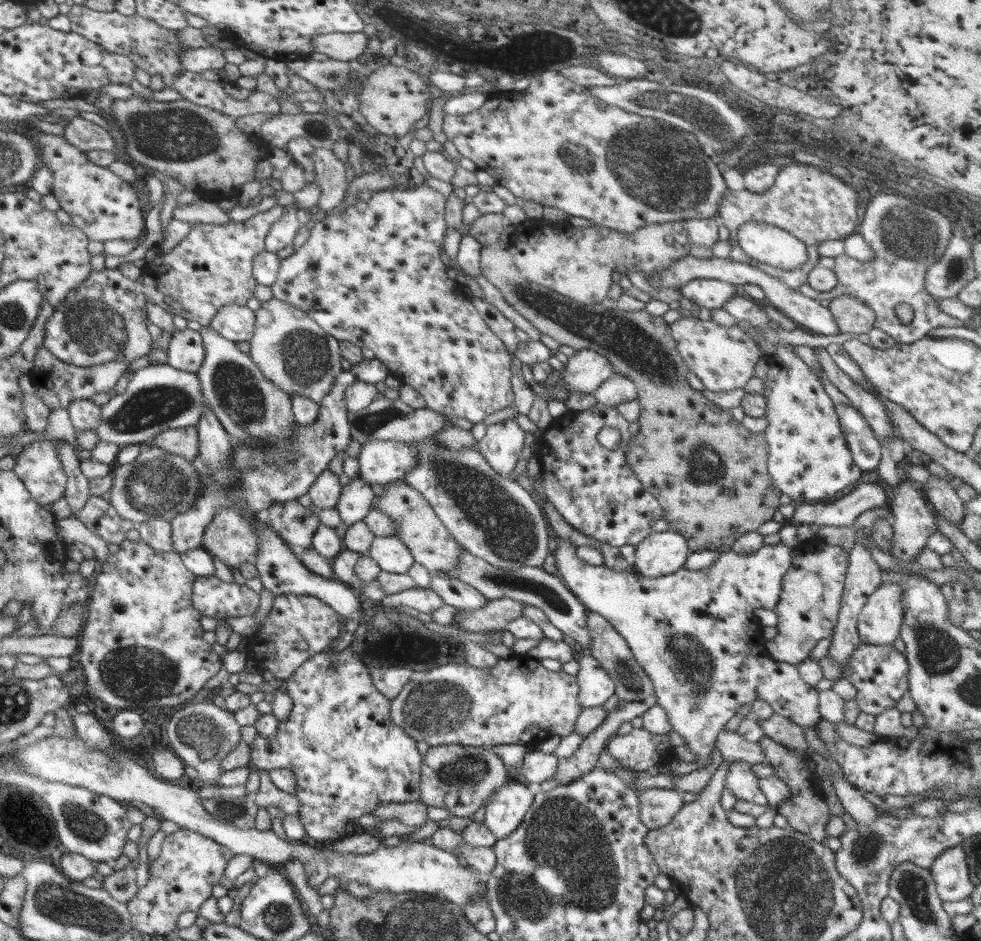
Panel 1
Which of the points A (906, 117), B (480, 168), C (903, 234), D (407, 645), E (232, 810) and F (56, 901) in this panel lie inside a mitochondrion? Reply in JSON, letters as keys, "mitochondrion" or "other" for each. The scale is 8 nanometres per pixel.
{"A":"other","B":"other","C":"mitochondrion","D":"other","E":"mitochondrion","F":"mitochondrion"}

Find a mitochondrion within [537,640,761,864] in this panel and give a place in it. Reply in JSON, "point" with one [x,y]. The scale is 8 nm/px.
{"point":[632,679]}

